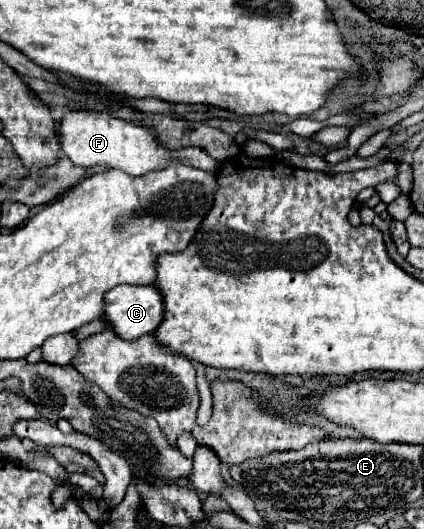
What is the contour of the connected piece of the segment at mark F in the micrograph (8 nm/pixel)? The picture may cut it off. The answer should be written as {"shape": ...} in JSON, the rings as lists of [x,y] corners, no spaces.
{"shape":[[[69,111],[61,121],[59,141],[63,153],[79,167],[107,165],[121,169],[129,175],[145,175],[149,171],[165,169],[167,161],[173,161],[175,157],[179,157],[179,161],[187,161],[187,165],[195,165],[197,169],[207,169],[211,173],[217,173],[217,169],[221,167],[221,163],[209,157],[203,149],[195,147],[187,147],[181,151],[165,149],[149,129],[117,119],[109,111]]]}

